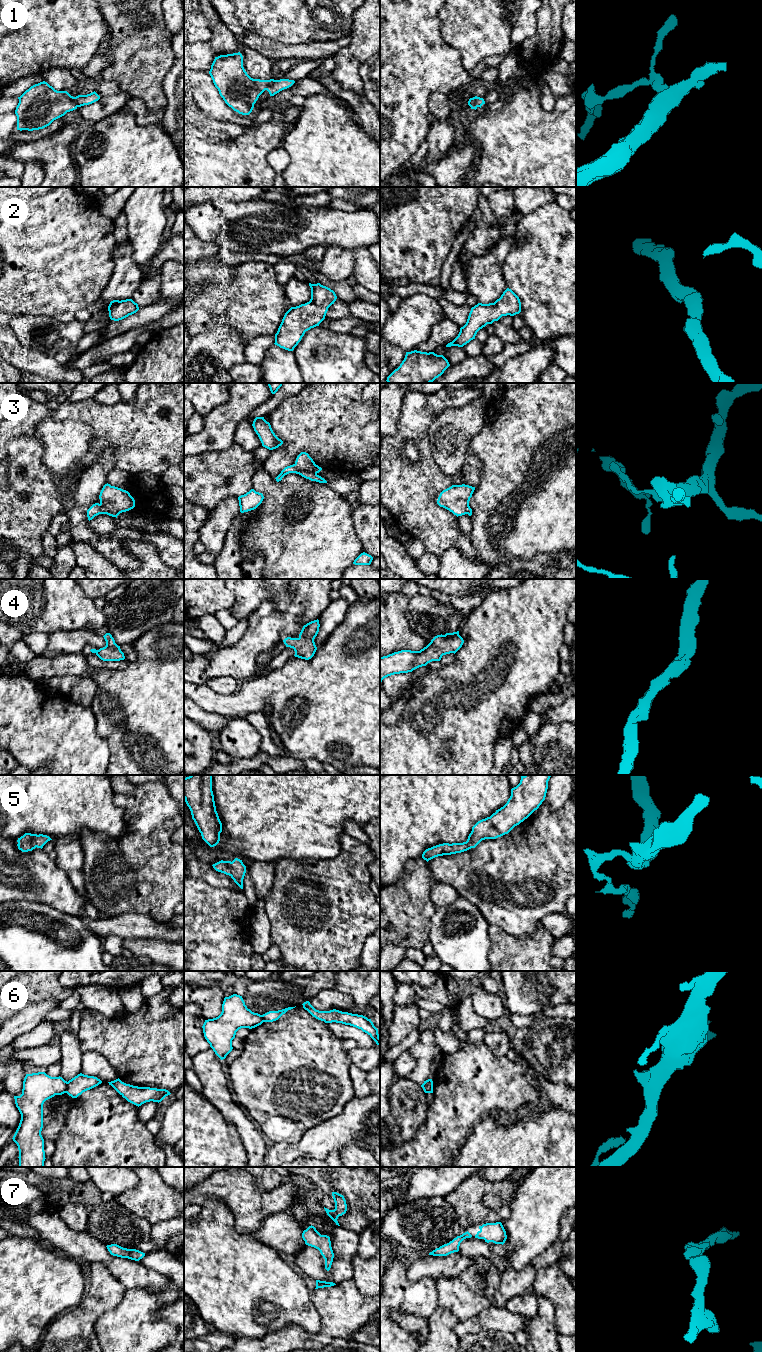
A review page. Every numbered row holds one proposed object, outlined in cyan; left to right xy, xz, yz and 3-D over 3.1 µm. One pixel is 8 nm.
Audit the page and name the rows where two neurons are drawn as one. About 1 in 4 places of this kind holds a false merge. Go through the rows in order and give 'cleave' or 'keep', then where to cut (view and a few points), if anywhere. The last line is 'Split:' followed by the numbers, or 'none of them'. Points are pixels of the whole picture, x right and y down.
1: cleave; cut xz (274, 80), (265, 89)
2: keep; cut none
3: keep; cut none
4: keep; cut none
5: keep; cut none
6: cleave; cut xy (67, 1082), (65, 1092)
7: keep; cut none
Split: 1, 6

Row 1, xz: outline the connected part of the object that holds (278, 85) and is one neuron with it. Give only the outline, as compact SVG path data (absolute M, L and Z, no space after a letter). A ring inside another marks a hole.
M289 79L274 80L273 84L269 86L266 90L269 92L270 96L274 96L280 91L291 87L294 83L294 80Z

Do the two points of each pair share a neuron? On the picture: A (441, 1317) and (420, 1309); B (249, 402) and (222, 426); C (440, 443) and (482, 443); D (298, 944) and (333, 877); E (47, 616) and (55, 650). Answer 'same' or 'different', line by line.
A: different
B: same
C: different
D: same
E: different

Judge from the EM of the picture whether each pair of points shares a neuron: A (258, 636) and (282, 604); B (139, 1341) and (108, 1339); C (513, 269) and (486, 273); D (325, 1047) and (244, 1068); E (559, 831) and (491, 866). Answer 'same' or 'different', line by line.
A: different
B: same
C: different
D: same
E: same

